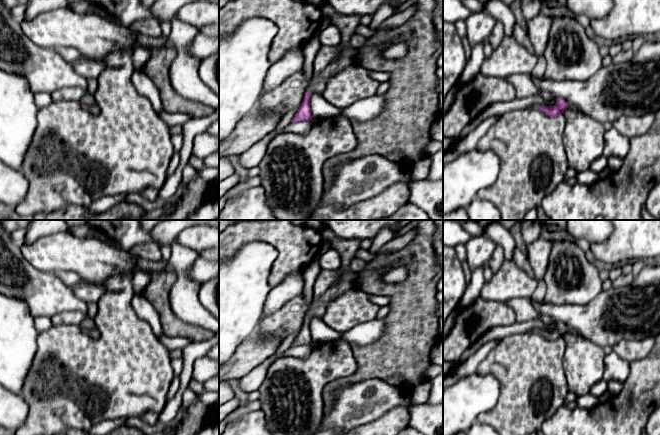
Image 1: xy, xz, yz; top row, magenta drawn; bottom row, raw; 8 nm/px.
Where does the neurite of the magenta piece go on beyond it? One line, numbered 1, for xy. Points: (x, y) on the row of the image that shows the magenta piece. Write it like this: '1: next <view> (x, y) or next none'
1: next xy (94, 109)

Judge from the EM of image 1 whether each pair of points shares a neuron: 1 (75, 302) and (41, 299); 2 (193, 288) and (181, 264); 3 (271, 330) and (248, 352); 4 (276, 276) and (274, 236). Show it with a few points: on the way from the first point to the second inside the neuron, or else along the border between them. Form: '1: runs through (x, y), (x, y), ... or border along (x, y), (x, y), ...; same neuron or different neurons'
1: runs through (67, 301), (63, 299), (49, 299); same neuron
2: runs through (187, 282), (181, 276), (181, 270); same neuron
3: runs through (265, 336), (254, 347); same neuron
4: runs through (283, 266), (283, 246); same neuron

